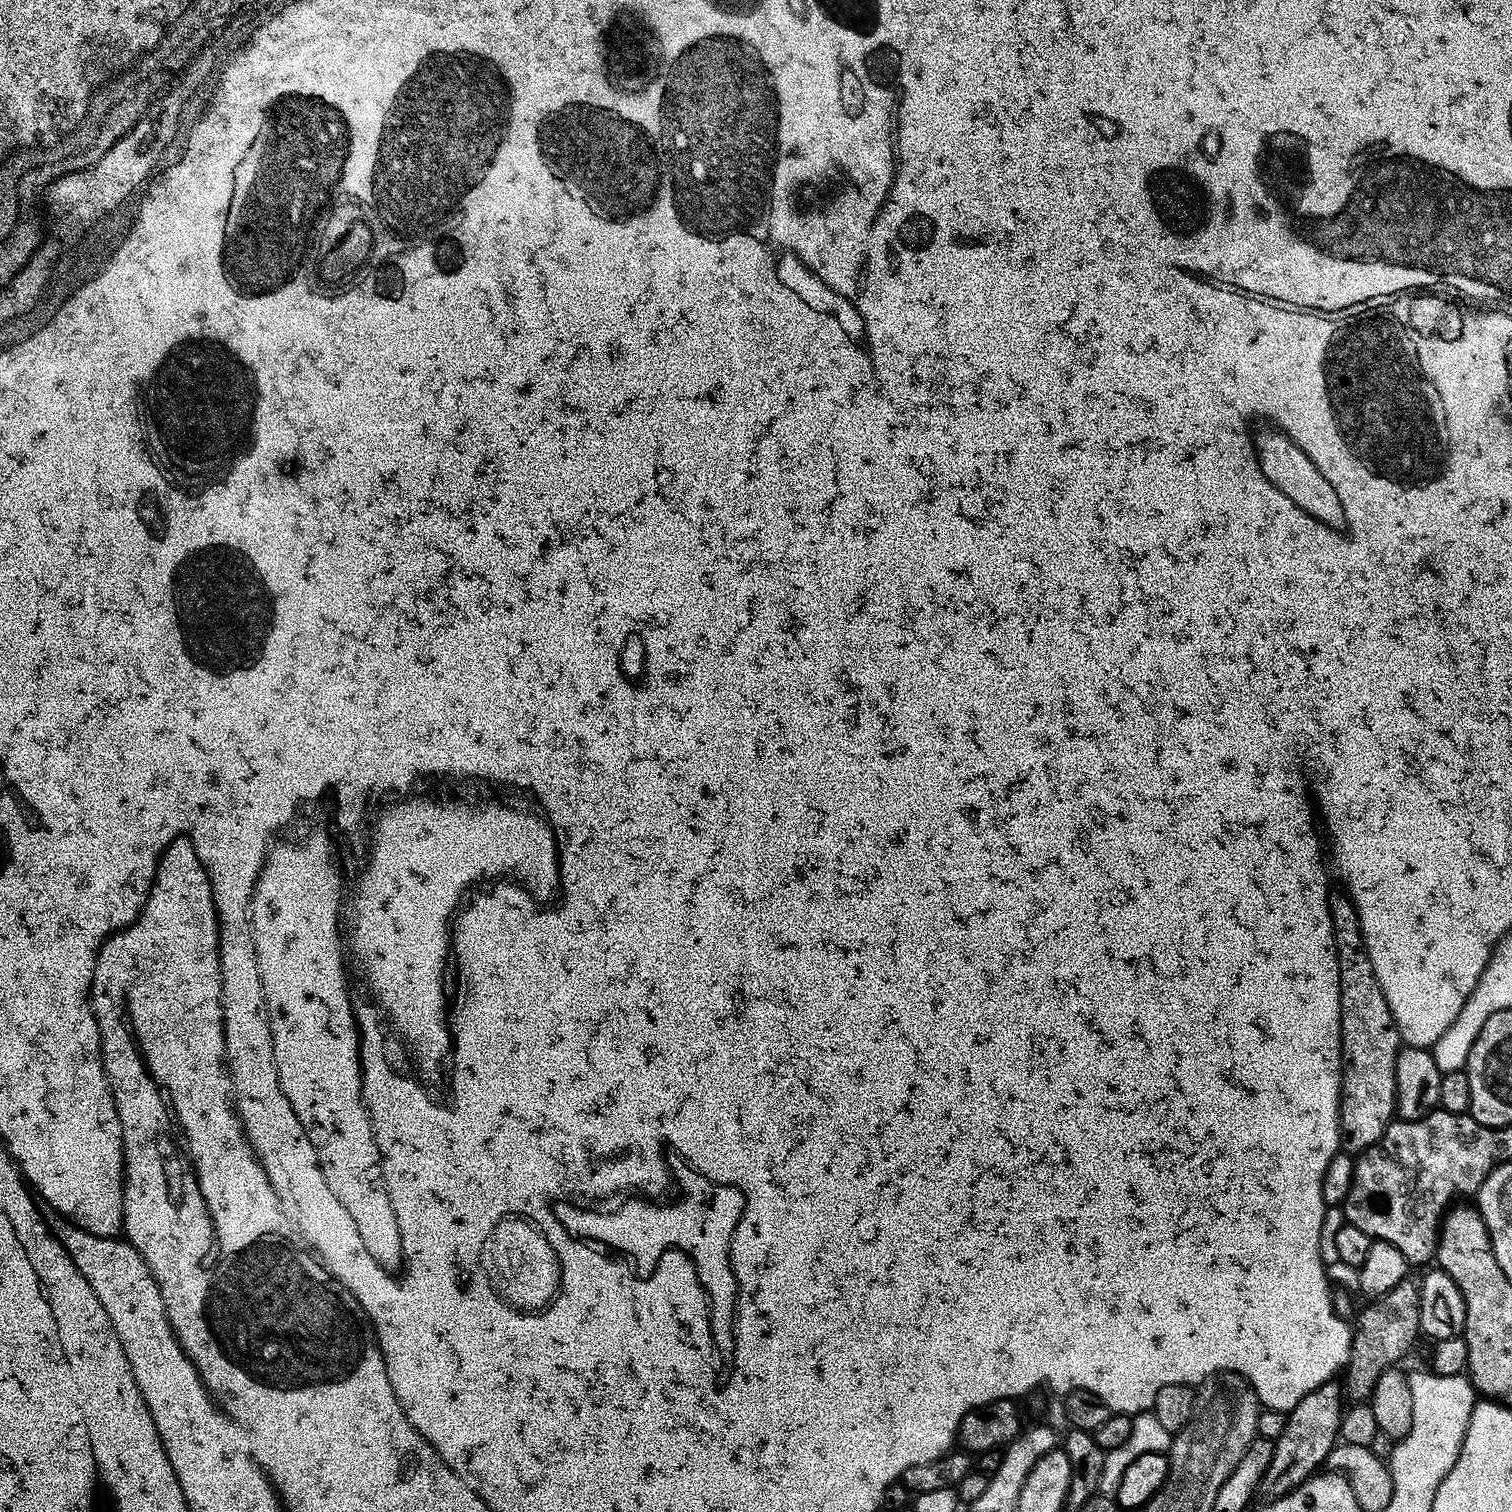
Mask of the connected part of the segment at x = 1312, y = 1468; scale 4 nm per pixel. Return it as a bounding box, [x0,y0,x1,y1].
[1260,1382,1345,1497]

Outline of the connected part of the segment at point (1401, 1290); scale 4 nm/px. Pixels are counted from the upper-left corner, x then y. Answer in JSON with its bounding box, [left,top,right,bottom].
[1342,1278,1420,1402]

